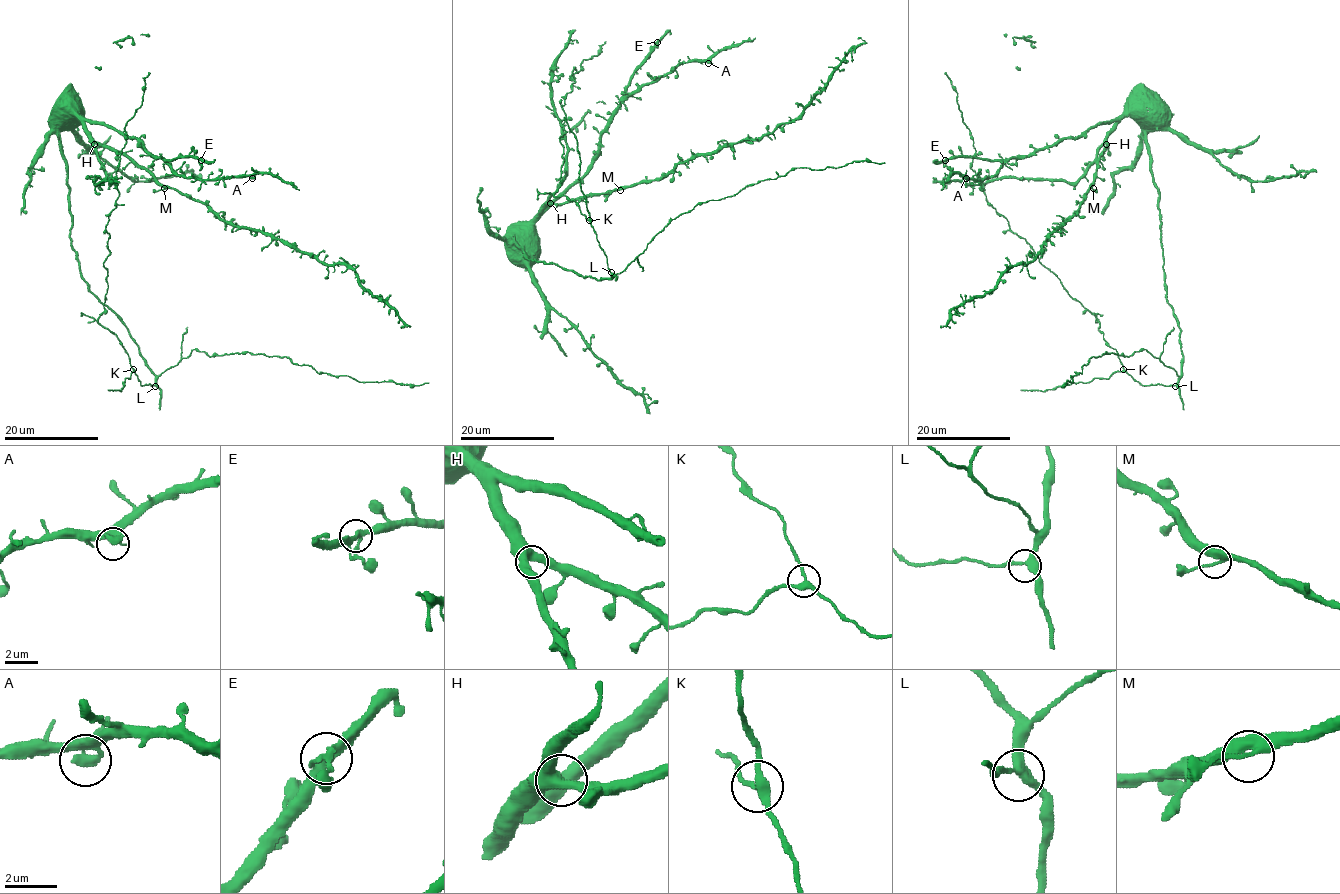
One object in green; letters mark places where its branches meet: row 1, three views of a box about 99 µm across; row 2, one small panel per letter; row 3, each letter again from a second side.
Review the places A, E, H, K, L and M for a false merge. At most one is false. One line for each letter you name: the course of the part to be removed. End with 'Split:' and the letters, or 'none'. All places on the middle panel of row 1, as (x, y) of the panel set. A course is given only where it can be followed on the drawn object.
Split: none

